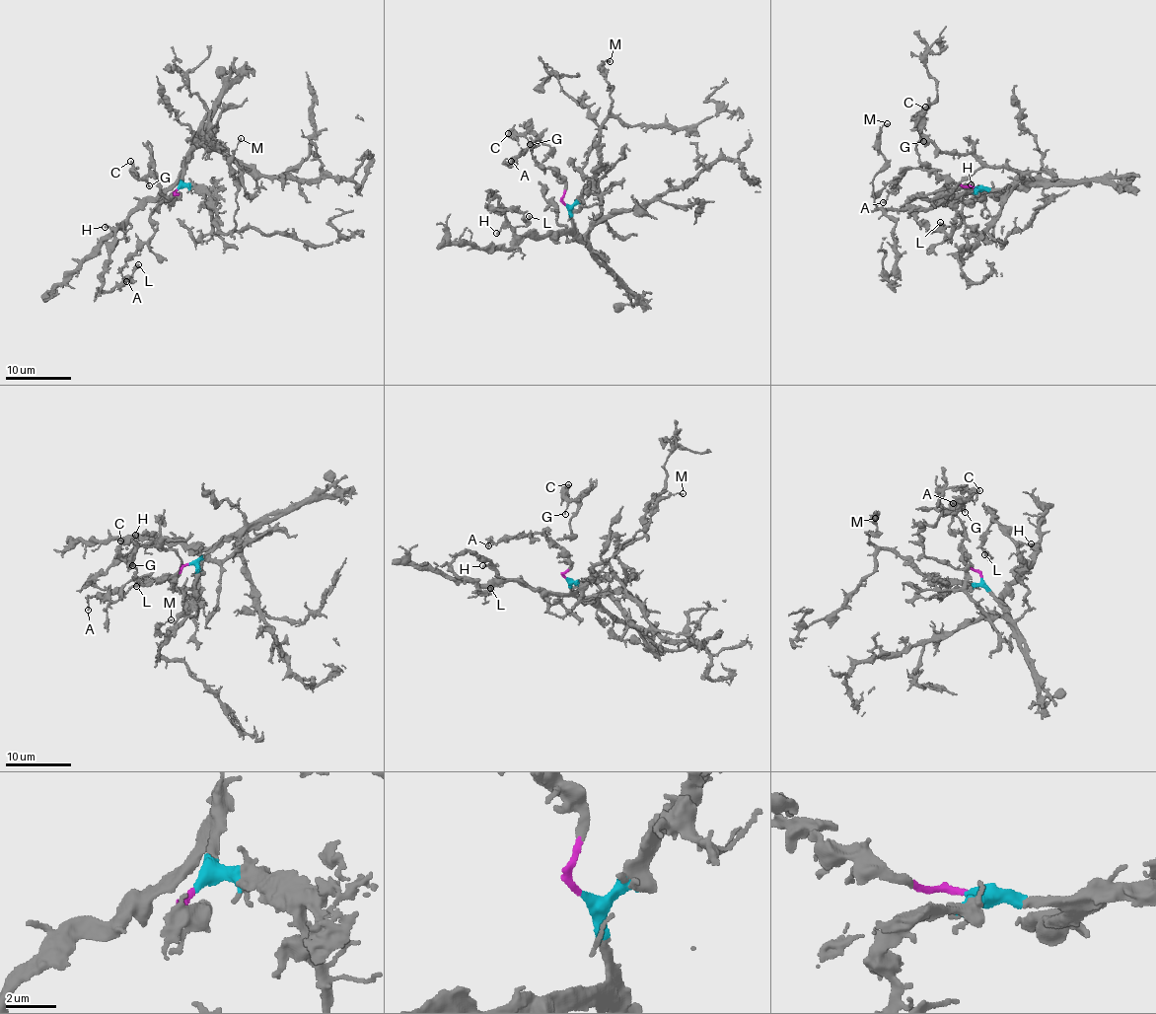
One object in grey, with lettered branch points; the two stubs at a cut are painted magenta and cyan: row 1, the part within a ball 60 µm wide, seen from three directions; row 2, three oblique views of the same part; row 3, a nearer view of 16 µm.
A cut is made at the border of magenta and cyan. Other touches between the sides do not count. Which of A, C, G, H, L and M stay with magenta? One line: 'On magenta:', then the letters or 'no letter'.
On magenta: A, C, G

